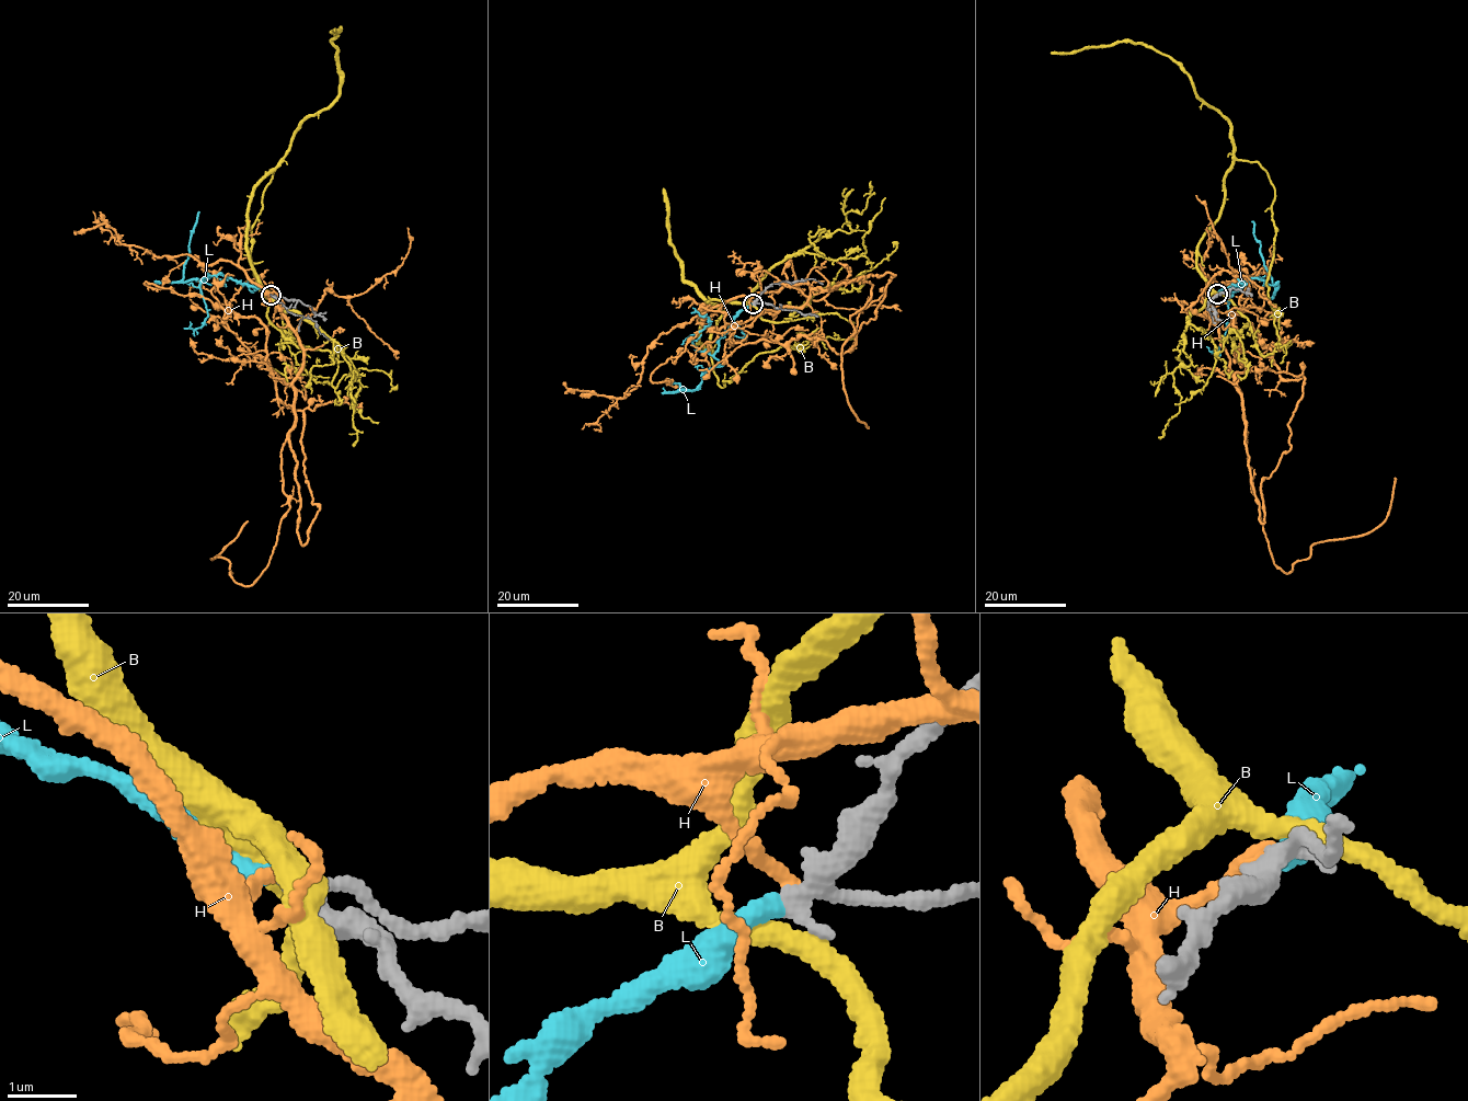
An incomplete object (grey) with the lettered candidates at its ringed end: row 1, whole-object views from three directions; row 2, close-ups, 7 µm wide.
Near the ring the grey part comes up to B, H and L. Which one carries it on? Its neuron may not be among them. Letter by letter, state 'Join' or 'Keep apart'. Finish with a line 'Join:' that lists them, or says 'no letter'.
B: Keep apart
H: Keep apart
L: Join
Join: L

